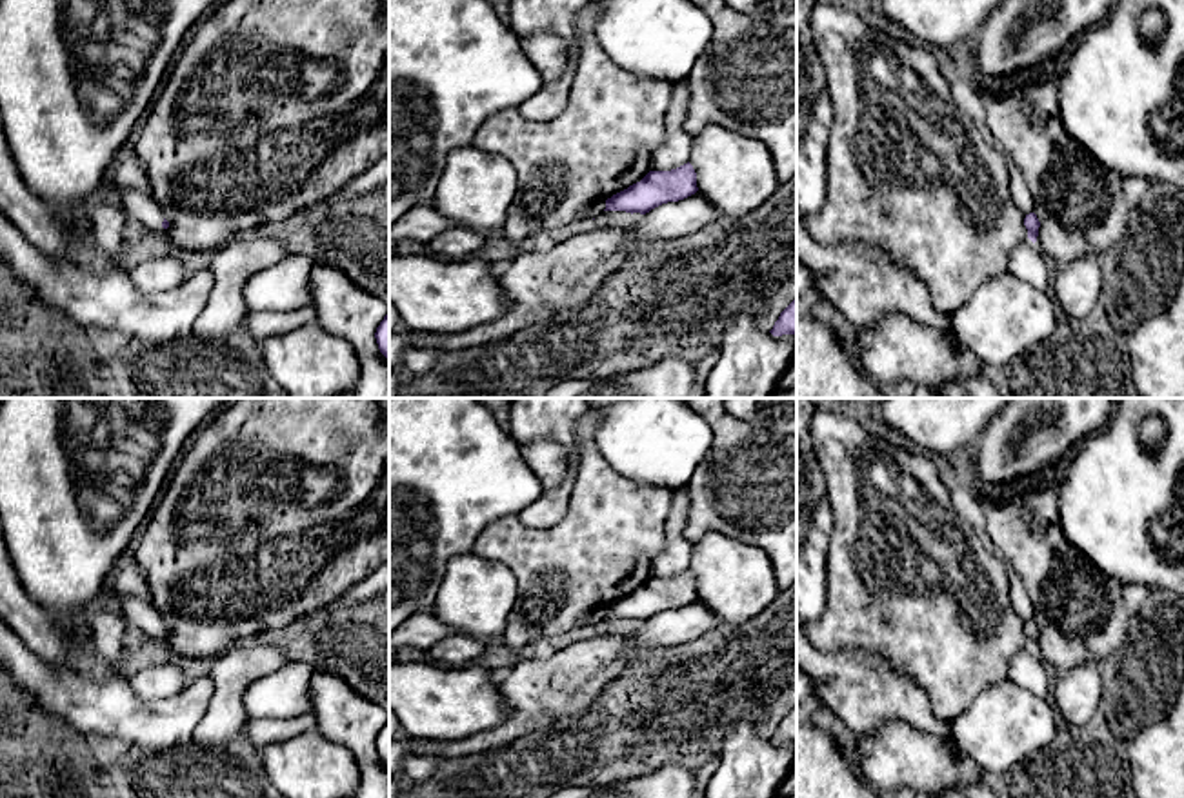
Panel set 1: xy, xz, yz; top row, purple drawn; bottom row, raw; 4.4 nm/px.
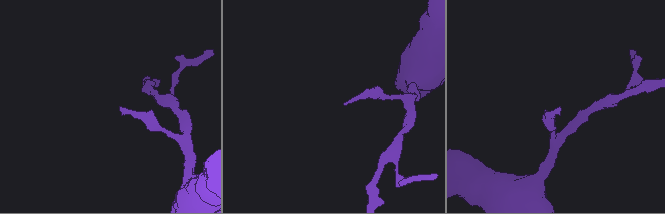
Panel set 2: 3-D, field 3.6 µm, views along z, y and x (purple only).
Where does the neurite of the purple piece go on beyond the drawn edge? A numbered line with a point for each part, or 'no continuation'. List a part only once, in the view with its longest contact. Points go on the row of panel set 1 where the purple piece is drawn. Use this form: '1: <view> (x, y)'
1: yz (1052, 266)

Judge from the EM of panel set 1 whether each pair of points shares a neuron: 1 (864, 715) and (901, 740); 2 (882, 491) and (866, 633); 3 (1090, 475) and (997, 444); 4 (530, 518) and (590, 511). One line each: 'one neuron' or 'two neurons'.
1: two neurons
2: one neuron
3: two neurons
4: two neurons

